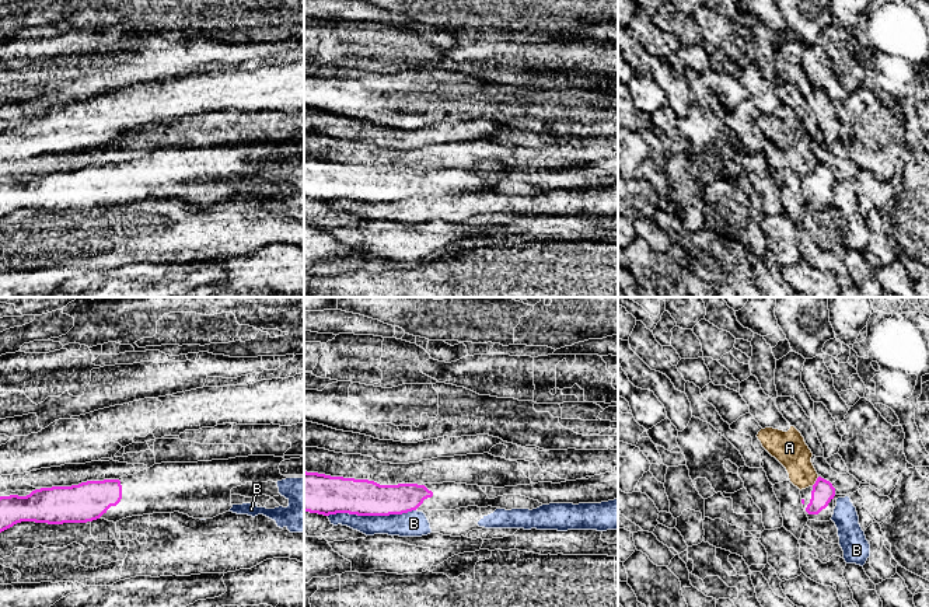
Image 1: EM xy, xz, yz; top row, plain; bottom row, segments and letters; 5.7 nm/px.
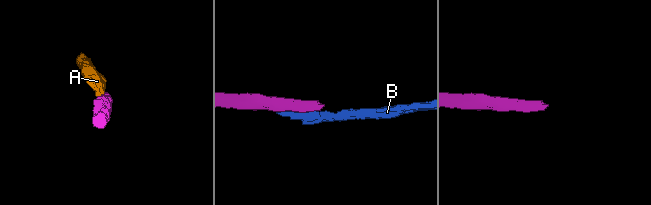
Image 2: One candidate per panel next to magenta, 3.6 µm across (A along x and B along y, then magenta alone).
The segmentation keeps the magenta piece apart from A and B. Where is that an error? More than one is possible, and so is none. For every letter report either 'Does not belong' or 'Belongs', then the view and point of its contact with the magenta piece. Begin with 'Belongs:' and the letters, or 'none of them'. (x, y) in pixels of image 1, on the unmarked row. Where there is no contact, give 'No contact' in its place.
Belongs: none of them
A: Does not belong. Touches magenta at yz (816, 167)
B: Does not belong. Touches magenta at xz (372, 201)

